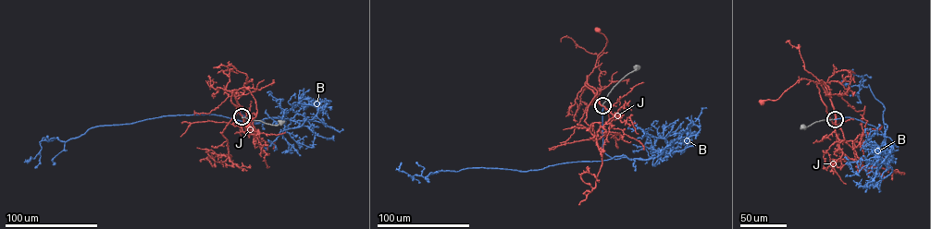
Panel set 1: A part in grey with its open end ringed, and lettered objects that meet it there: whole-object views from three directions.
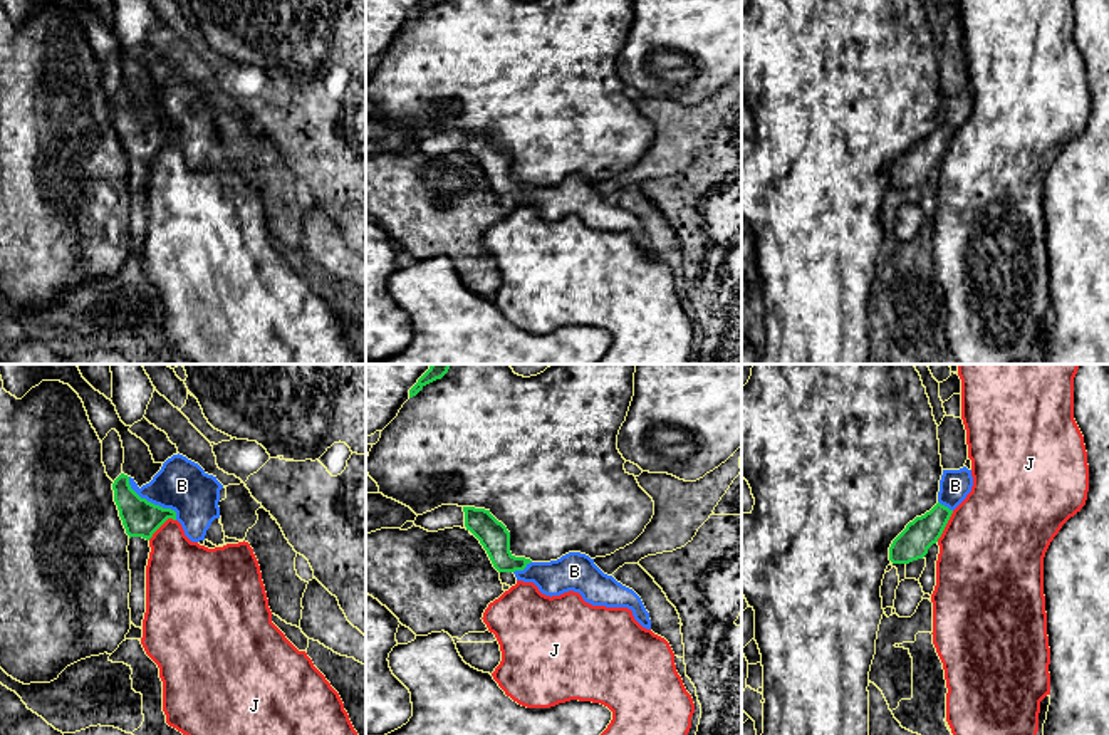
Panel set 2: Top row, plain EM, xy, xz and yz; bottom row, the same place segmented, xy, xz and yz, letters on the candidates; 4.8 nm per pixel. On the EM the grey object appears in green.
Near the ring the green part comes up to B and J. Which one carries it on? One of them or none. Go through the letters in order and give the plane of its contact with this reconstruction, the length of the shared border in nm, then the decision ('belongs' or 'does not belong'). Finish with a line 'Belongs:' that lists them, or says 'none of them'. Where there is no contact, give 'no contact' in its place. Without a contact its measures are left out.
B: meets green in xy; contact 320 nm long; belongs
J: meets green in yz; contact 170 nm long; does not belong
Belongs: B

